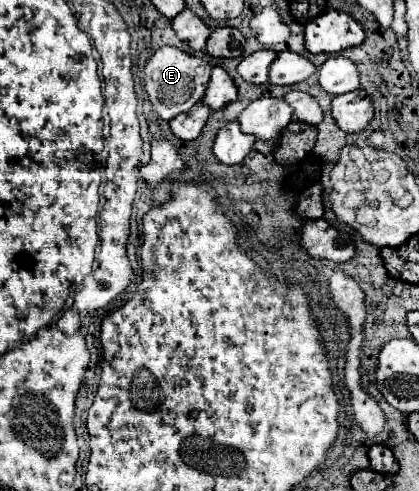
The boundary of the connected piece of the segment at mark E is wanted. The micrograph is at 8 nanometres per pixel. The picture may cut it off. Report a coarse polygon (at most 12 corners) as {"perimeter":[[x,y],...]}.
{"perimeter":[[162,46],[142,78],[154,114],[202,100],[210,64]]}

